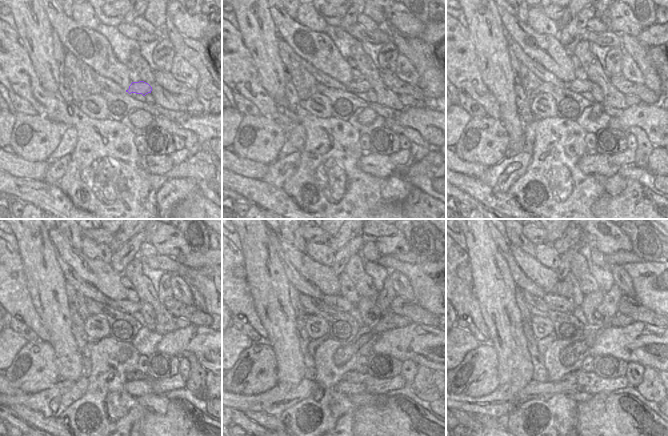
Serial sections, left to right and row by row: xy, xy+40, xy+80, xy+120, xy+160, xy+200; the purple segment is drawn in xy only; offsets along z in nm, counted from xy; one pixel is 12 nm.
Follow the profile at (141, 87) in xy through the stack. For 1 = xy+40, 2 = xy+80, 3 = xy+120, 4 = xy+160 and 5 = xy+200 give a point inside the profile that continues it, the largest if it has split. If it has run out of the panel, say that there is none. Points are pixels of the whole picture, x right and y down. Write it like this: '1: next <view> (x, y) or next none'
1: next xy+40 (363, 86)
2: next xy+80 (578, 86)
3: next xy+120 (124, 306)
4: next xy+160 (339, 303)
5: next xy+200 (556, 302)

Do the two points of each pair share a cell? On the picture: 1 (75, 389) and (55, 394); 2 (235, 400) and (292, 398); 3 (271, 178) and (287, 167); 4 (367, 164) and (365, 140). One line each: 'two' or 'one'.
1: one
2: one
3: one
4: two

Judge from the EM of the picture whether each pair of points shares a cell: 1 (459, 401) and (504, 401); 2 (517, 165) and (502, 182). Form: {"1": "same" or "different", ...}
{"1": "same", "2": "same"}

